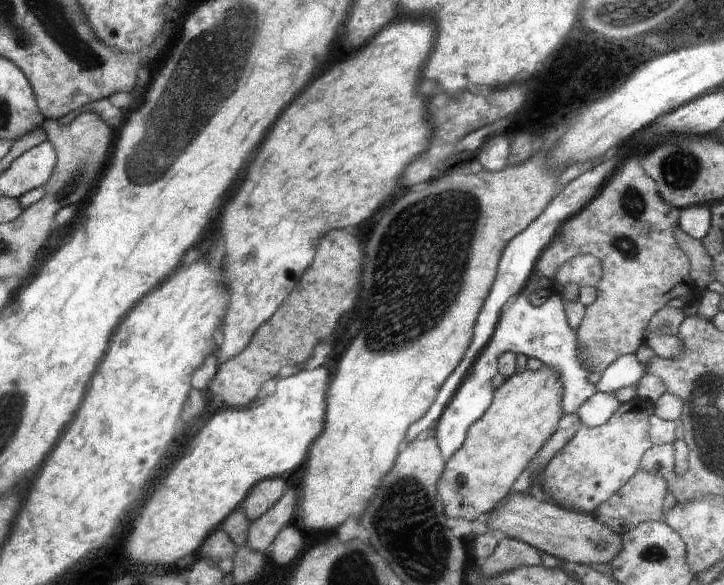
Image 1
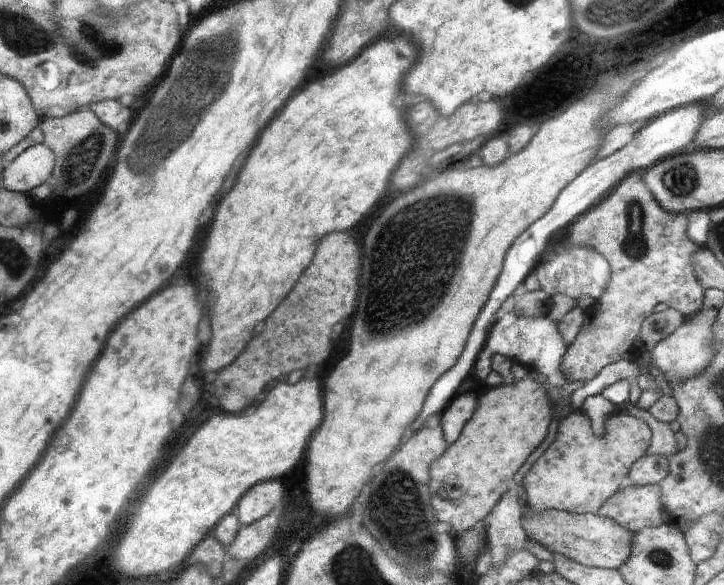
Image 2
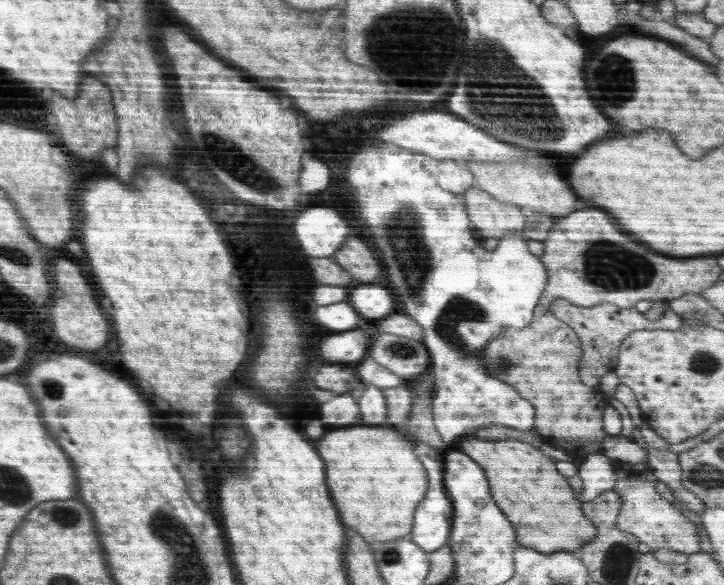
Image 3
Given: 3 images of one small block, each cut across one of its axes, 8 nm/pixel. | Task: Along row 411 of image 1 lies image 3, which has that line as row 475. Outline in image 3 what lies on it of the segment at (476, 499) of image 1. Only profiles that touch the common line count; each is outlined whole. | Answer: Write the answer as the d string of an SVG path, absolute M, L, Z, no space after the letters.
M475 436L462 438L464 440L460 440L462 442L460 450L466 450L470 458L478 458L478 462L482 462L486 470L490 470L490 478L494 478L494 494L498 494L498 502L502 502L502 510L506 510L506 514L510 514L510 522L514 522L514 526L522 530L522 544L518 542L519 545L550 554L558 550L578 552L582 546L594 540L596 525L586 517L584 503L577 498L567 478L556 472L556 466L554 462L550 462L550 457L544 456L538 447L513 439L489 442L476 440Z

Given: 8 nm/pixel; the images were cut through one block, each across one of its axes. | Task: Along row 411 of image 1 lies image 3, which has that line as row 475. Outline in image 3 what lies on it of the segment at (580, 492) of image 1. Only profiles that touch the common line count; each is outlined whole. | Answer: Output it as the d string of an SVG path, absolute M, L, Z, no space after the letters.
M619 461L617 463L618 468L614 469L616 471L616 484L614 484L612 491L616 491L618 497L622 498L621 512L617 517L618 529L636 536L650 547L651 552L666 547L686 554L701 551L698 525L686 517L686 513L682 509L678 509L676 505L666 501L666 498L658 493L657 478L652 470L646 468L646 472L632 472L634 468L643 470L644 466L624 461L620 461L622 466L620 466Z

